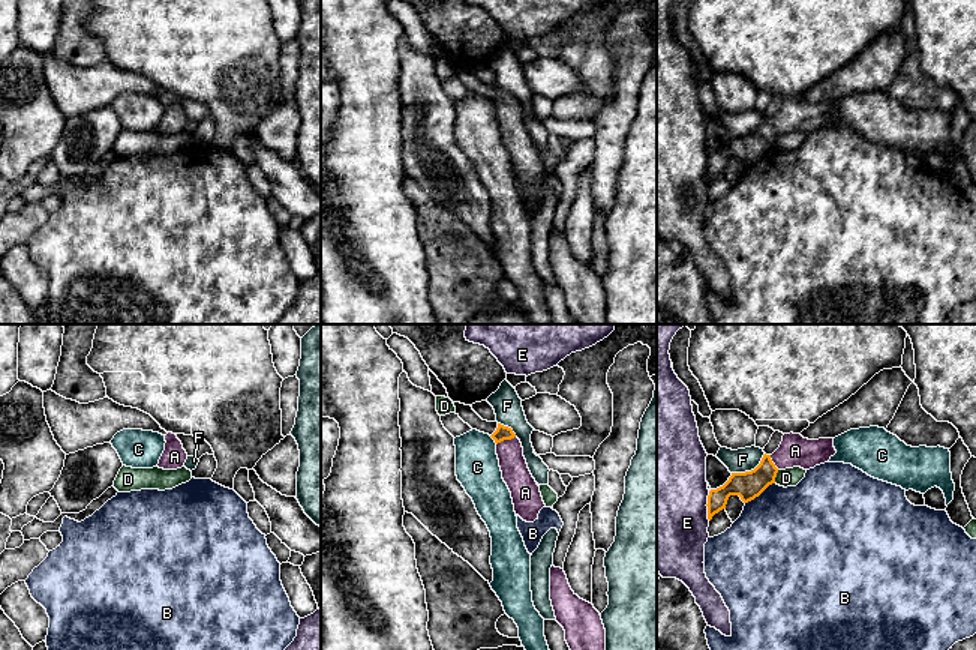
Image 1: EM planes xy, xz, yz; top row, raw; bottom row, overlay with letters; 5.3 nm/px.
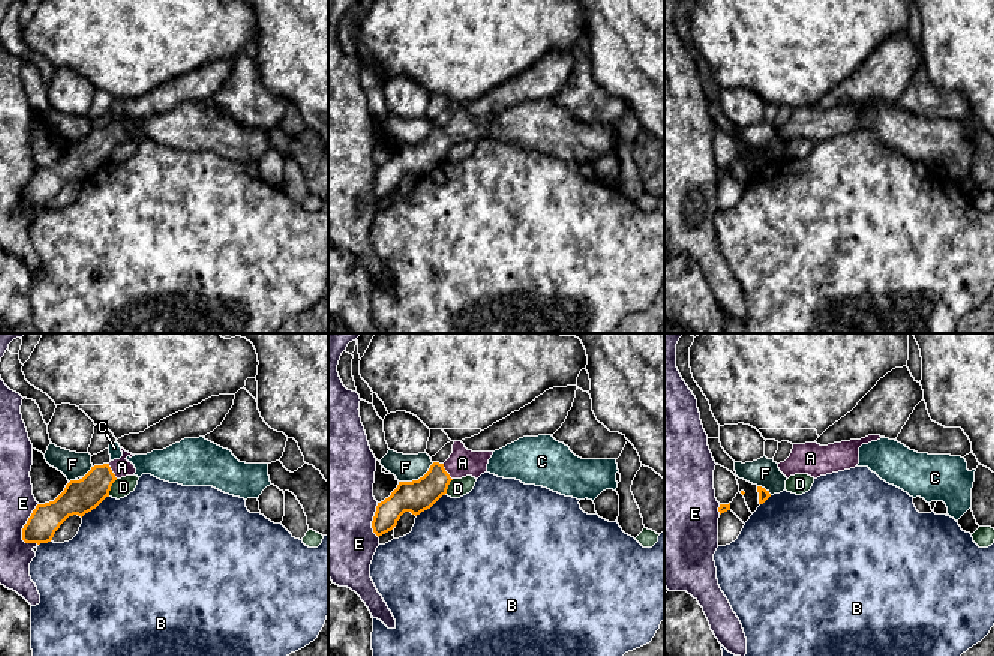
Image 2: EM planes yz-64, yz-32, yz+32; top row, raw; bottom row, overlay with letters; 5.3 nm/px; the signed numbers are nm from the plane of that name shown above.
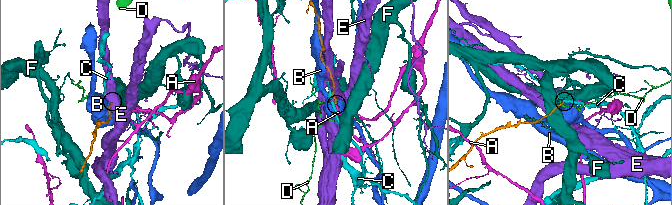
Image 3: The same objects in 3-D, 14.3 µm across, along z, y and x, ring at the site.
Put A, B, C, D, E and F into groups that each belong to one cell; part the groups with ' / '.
A / B / C / D / E / F

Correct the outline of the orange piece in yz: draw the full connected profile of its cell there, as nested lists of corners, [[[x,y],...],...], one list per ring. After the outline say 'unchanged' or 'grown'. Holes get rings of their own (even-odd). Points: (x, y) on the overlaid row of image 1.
[[[784,434],[780,447],[772,455],[765,453],[754,470],[732,473],[723,486],[709,491],[708,519],[726,509],[730,495],[739,495],[744,503],[748,503],[775,483],[780,470],[793,467],[810,470],[829,462],[835,453],[834,438],[808,440],[801,434]]]; grown

